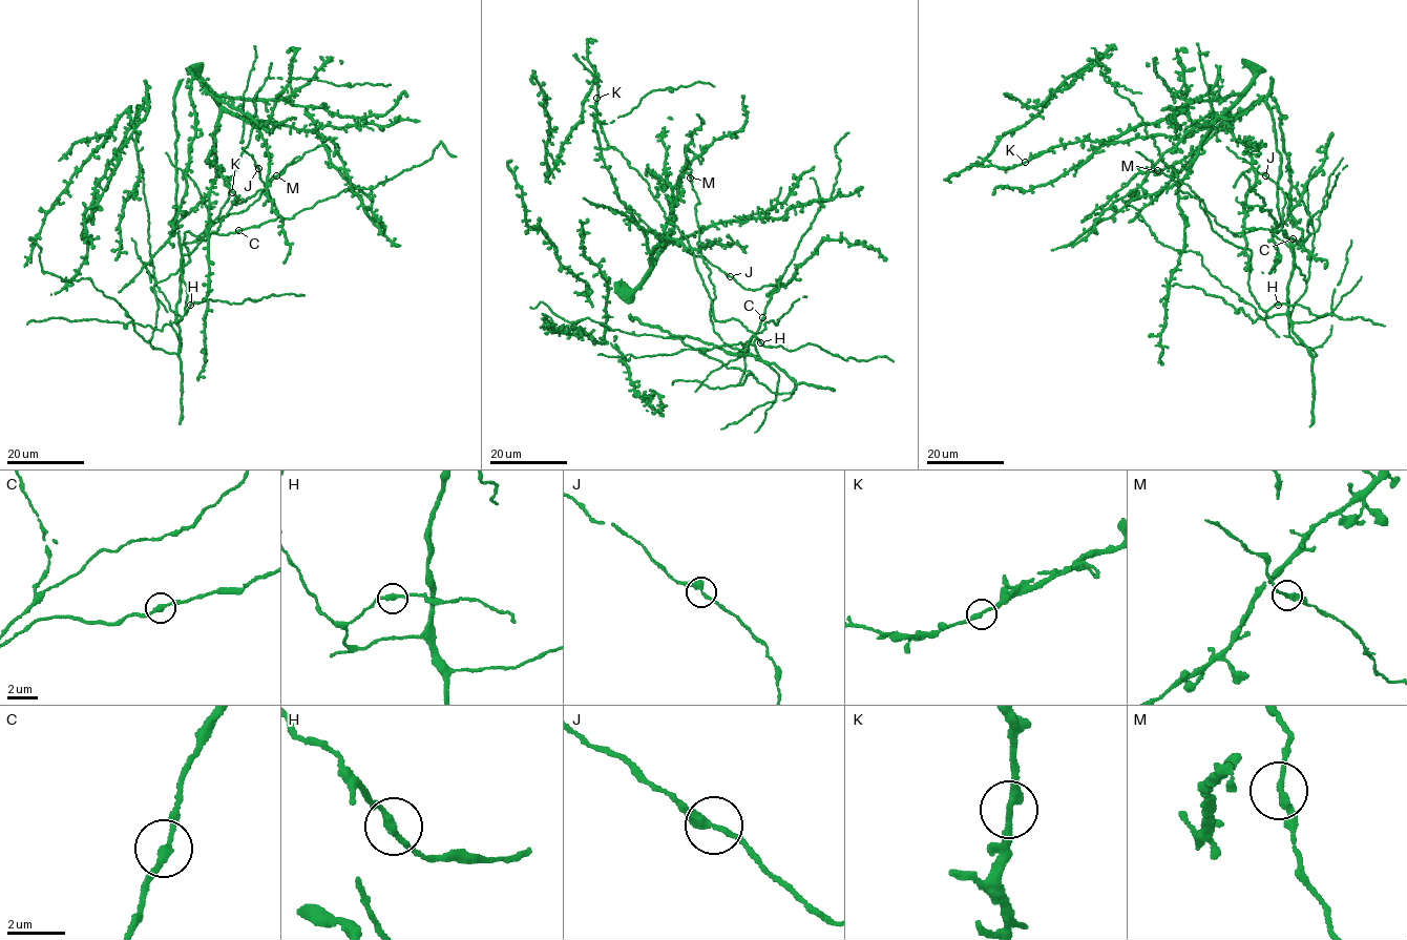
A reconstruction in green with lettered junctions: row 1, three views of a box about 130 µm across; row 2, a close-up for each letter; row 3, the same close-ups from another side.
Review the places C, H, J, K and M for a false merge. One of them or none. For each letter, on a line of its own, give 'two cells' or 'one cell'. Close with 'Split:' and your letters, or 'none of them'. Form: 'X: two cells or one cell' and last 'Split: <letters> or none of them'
C: one cell
H: one cell
J: one cell
K: one cell
M: one cell
Split: none of them

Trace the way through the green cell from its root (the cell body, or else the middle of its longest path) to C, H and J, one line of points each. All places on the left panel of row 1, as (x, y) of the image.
C: (149, 341), (158, 307), (153, 285), (183, 267), (183, 244), (194, 242), (208, 233), (227, 235), (238, 230)
H: (149, 341), (153, 348), (177, 354), (181, 338), (175, 315), (176, 320), (182, 318), (191, 305)
J: (149, 341), (158, 307), (153, 285), (183, 267), (183, 244), (208, 233), (256, 227), (278, 215), (258, 168)

